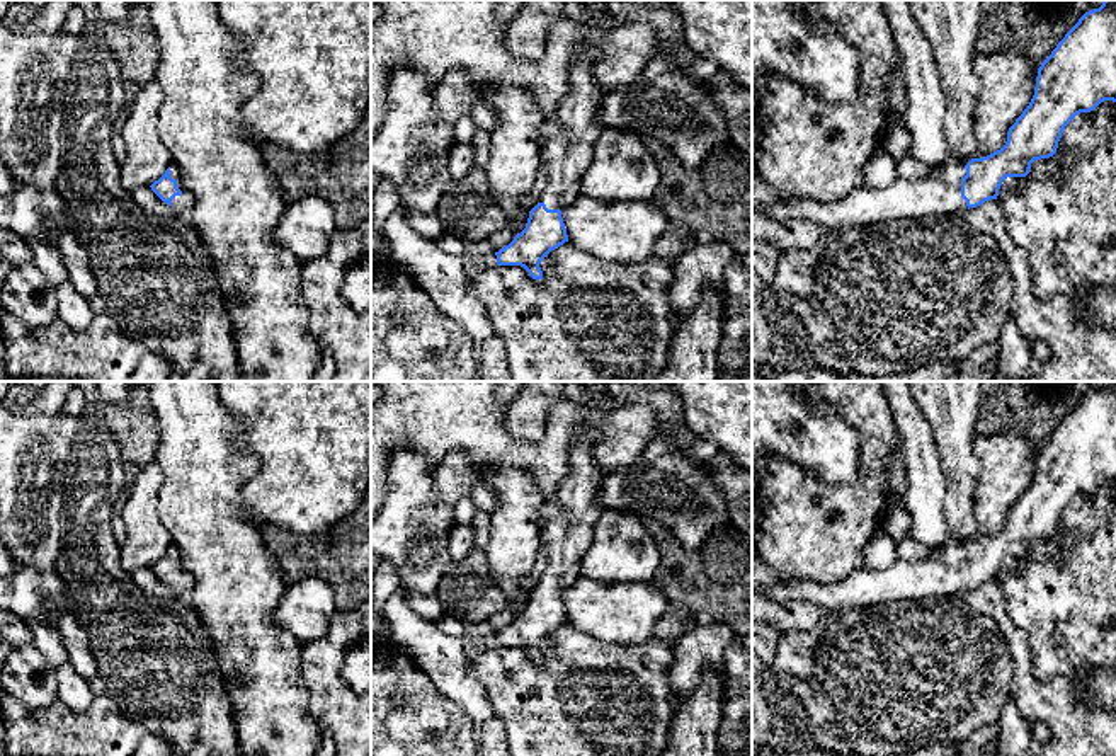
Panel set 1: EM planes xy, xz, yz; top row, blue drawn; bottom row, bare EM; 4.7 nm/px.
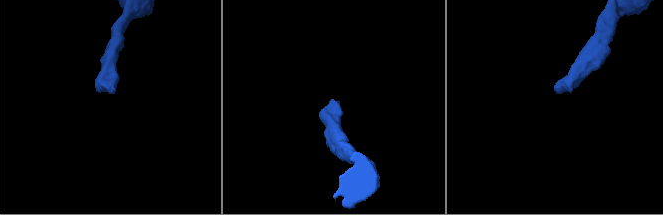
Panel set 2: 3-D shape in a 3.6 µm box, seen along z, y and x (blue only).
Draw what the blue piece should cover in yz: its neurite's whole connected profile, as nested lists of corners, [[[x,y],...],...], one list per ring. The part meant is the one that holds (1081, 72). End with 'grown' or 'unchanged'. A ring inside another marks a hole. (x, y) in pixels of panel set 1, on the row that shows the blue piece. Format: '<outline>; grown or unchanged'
[[[1104,0],[1099,9],[1085,12],[1041,63],[1034,95],[1009,128],[1007,141],[1000,150],[971,158],[966,165],[951,158],[927,179],[897,177],[888,187],[876,189],[864,184],[830,203],[788,198],[760,209],[783,223],[803,218],[835,233],[888,220],[965,215],[970,208],[997,199],[1007,177],[1026,177],[1034,160],[1053,157],[1065,126],[1077,114],[1090,112],[1104,100],[1116,102],[1116,0]]]; grown

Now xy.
[[[172,163],[150,187],[163,203],[172,208],[175,216],[184,221],[191,221],[194,196],[184,187],[180,167]]]; grown

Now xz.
[[[584,46],[572,66],[570,94],[551,114],[560,123],[556,136],[541,138],[541,163],[548,186],[529,211],[526,228],[495,252],[498,266],[521,266],[536,281],[543,279],[541,261],[568,242],[563,211],[582,196],[580,180],[594,157],[594,145],[606,128],[601,119],[602,89],[592,78],[599,53]]]; grown

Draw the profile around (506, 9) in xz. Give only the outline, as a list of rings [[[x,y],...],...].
[[[498,0],[495,17],[500,24],[509,24],[510,19],[519,12],[524,0]]]

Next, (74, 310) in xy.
[[[68,281],[56,288],[58,318],[73,330],[87,329],[97,312]]]

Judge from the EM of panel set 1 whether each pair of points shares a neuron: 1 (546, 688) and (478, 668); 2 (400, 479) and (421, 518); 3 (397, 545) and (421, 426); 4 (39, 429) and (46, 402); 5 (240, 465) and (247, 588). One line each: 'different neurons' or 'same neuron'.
1: same neuron
2: same neuron
3: different neurons
4: different neurons
5: same neuron

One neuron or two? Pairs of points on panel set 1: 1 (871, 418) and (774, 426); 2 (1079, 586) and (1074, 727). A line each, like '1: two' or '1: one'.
1: two
2: two

